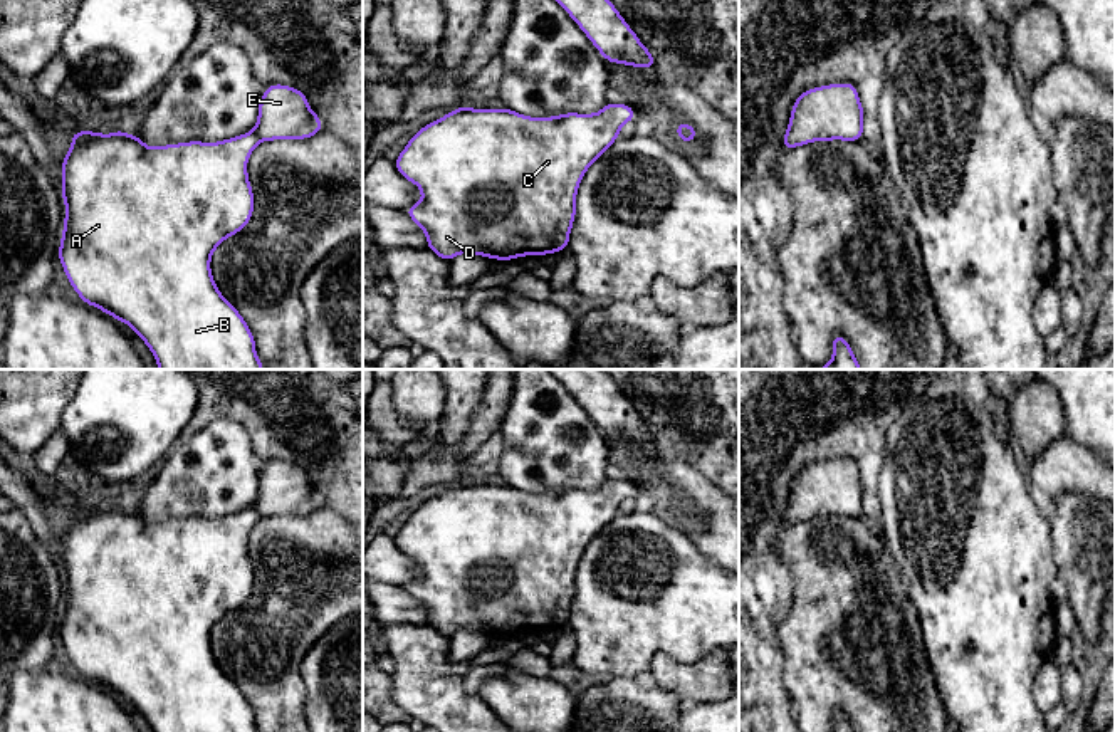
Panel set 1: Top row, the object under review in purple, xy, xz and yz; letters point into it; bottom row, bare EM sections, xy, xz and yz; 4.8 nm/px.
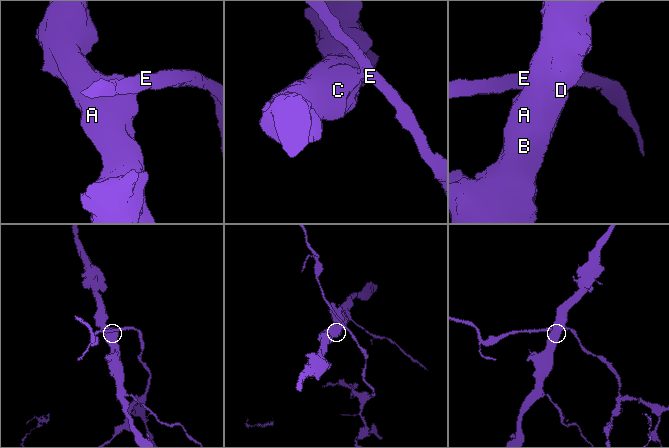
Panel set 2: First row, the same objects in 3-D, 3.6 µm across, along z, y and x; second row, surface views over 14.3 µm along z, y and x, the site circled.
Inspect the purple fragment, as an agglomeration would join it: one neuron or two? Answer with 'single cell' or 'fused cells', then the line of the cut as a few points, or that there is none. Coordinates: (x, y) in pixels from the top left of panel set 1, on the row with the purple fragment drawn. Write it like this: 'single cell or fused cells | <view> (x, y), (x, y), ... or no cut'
fused cells | xy (252, 131), (261, 140)

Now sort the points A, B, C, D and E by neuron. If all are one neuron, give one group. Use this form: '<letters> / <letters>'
A B C D / E

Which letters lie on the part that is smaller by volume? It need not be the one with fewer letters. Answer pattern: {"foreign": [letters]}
{"foreign": ["E"]}

